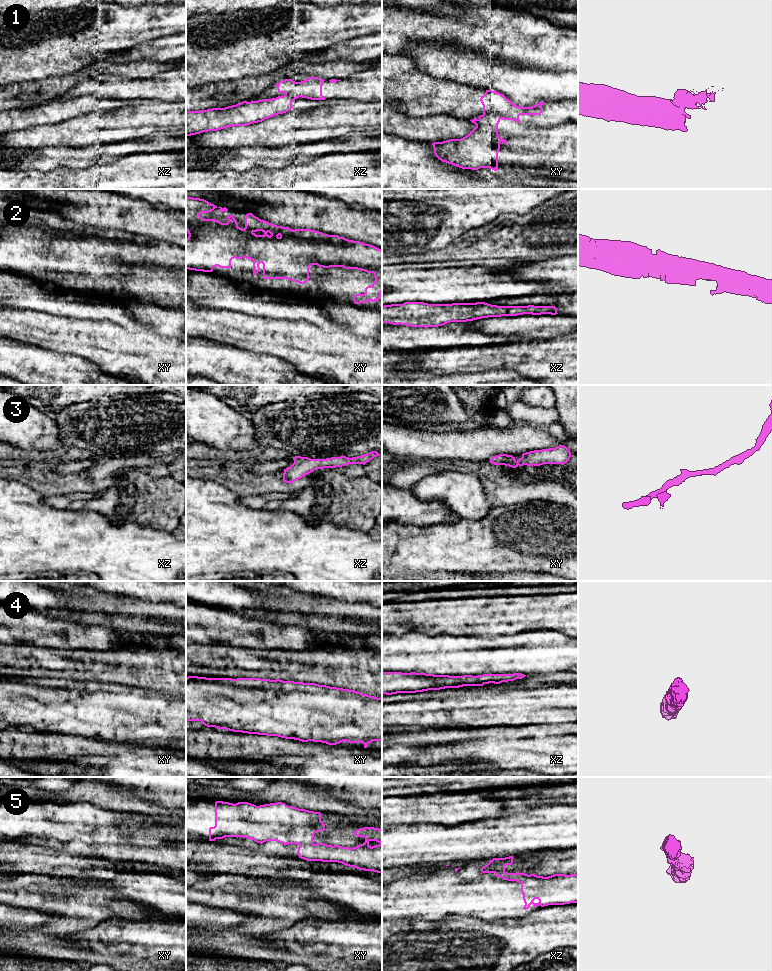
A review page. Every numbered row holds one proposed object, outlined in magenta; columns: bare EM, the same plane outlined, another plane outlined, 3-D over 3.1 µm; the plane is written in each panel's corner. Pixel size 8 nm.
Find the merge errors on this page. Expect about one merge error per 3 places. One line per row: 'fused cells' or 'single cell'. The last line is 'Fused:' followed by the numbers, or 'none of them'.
1: fused cells
2: single cell
3: single cell
4: single cell
5: fused cells
Fused: 1, 5

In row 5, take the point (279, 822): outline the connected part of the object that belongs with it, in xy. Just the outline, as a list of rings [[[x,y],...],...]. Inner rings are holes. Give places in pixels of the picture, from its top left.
[[[215,802],[215,826],[209,828],[209,841],[242,837],[257,843],[277,841],[284,845],[313,844],[316,832],[324,831],[321,813],[277,802],[256,806]]]

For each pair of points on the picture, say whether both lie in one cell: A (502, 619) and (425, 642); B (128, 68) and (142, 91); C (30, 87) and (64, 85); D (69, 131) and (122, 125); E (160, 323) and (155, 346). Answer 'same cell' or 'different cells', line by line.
A: different cells
B: different cells
C: same cell
D: same cell
E: different cells

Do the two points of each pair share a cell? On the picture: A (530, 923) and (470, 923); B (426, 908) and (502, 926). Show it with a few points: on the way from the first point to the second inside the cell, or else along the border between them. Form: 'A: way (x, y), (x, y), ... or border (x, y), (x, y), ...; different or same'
A: way (515, 929), (485, 929); same
B: border (512, 917), (489, 921); different

